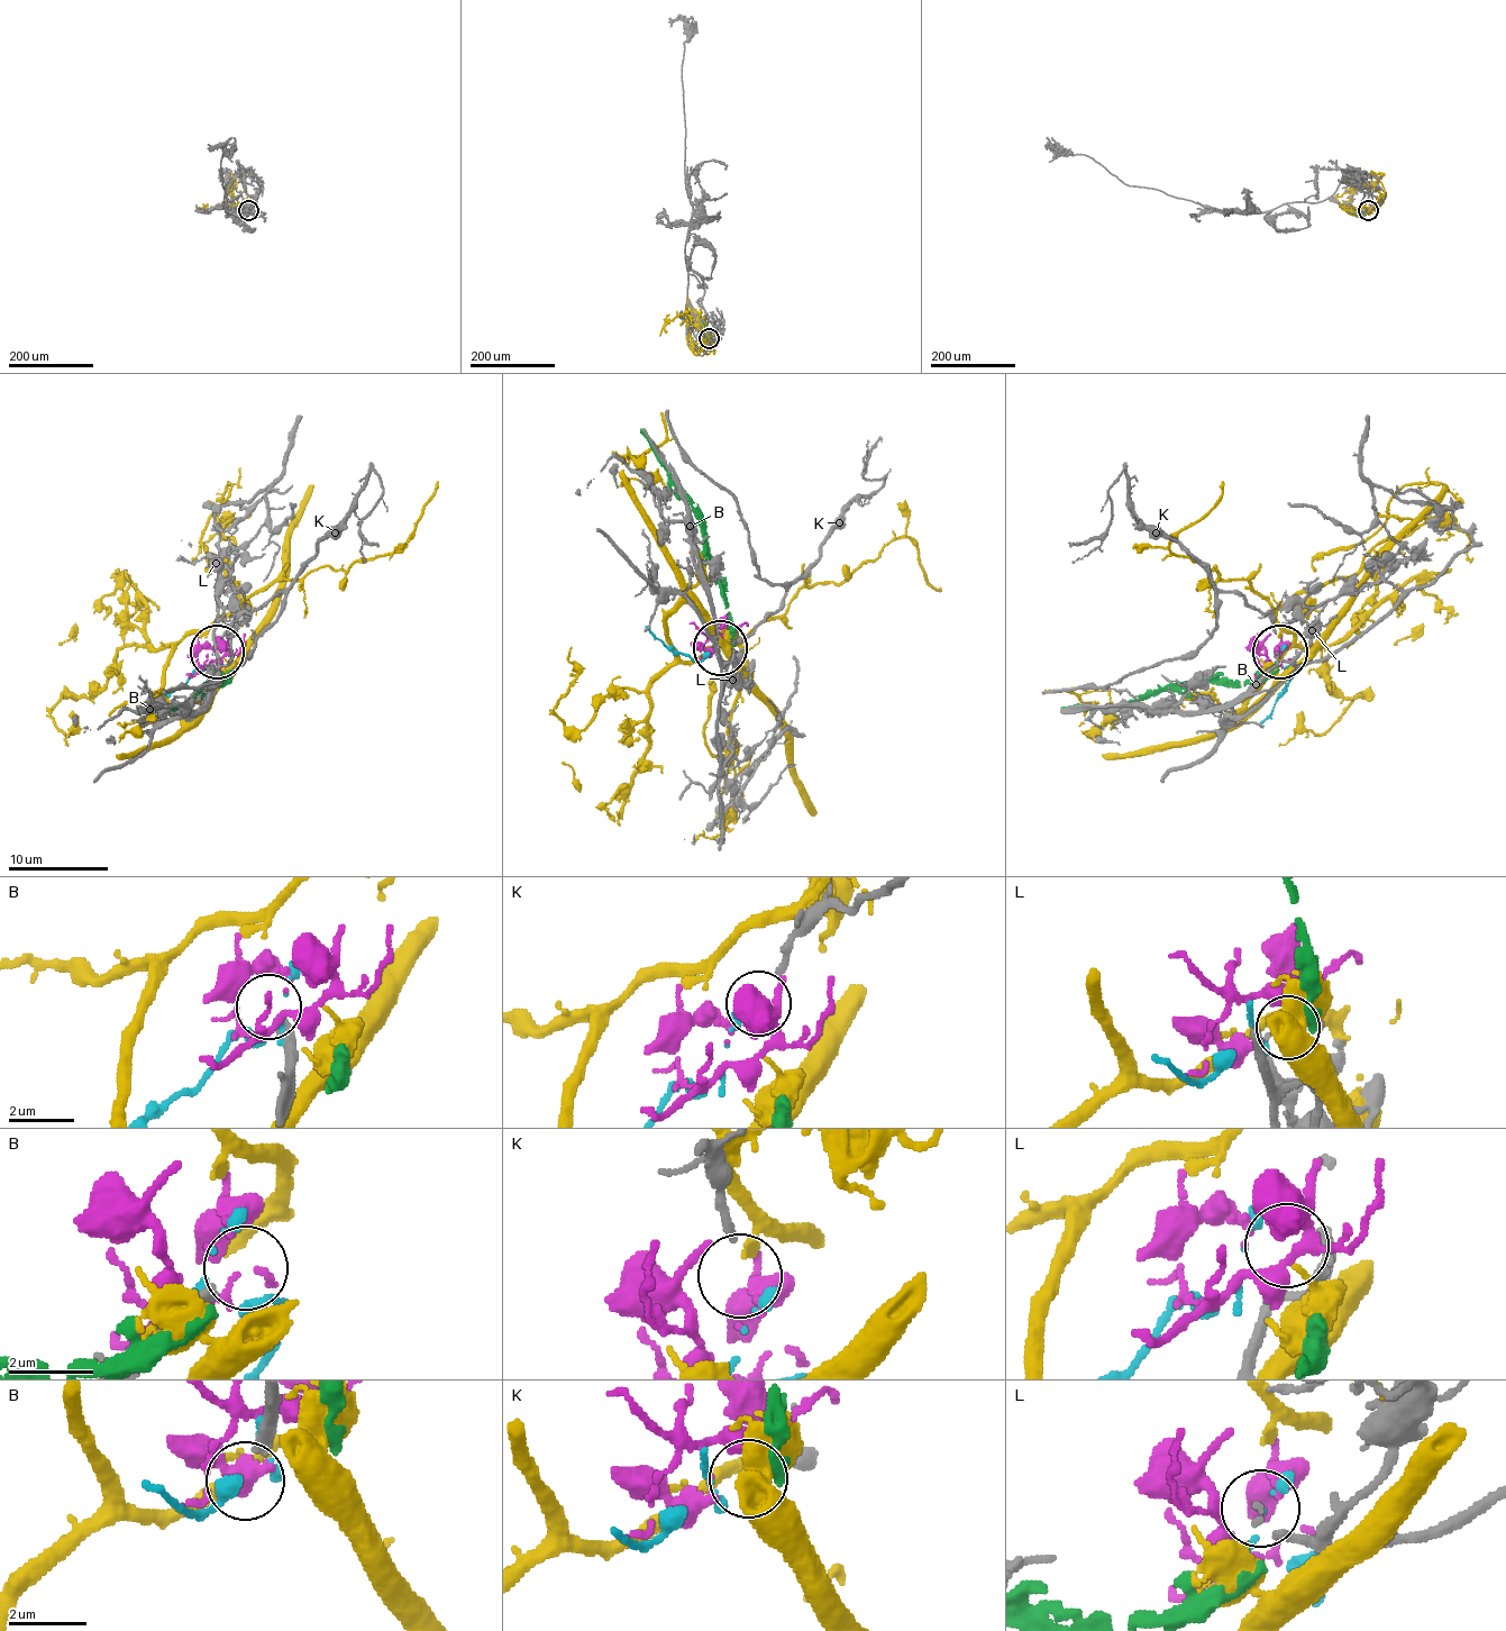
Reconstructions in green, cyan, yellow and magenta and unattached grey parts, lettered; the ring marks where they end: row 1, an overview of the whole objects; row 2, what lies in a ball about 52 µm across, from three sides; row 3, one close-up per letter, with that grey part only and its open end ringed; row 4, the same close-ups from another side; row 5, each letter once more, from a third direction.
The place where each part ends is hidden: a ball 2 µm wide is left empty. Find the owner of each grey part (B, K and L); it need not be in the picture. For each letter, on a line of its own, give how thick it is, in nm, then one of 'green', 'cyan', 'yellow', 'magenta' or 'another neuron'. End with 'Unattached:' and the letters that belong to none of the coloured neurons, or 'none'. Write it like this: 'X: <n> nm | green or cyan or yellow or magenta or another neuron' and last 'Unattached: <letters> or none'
B: 320 nm | another neuron
K: 190 nm | cyan
L: 110 nm | magenta
Unattached: B

